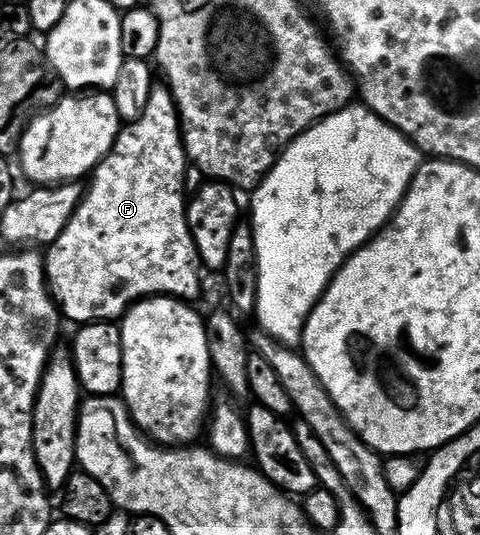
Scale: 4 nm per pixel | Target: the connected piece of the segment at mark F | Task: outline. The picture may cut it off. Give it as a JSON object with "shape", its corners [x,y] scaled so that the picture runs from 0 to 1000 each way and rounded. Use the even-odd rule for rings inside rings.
{"shape":[[[321,159],[313,164],[313,179],[300,196],[296,213],[283,222],[273,222],[248,243],[238,258],[238,269],[229,273],[229,284],[206,301],[192,321],[188,350],[177,351],[163,389],[150,398],[150,406],[133,421],[133,428],[113,445],[92,469],[92,512],[102,542],[117,561],[119,572],[146,596],[156,596],[156,606],[169,607],[190,600],[238,600],[260,589],[271,568],[315,551],[350,551],[381,563],[402,561],[402,551],[413,544],[413,507],[417,508],[417,486],[413,469],[404,464],[404,452],[396,441],[396,424],[388,417],[390,374],[379,372],[379,325],[392,314],[392,299],[385,282],[379,280],[379,247],[371,234],[371,207],[363,200],[363,185],[354,178],[354,164],[344,159]]]}

